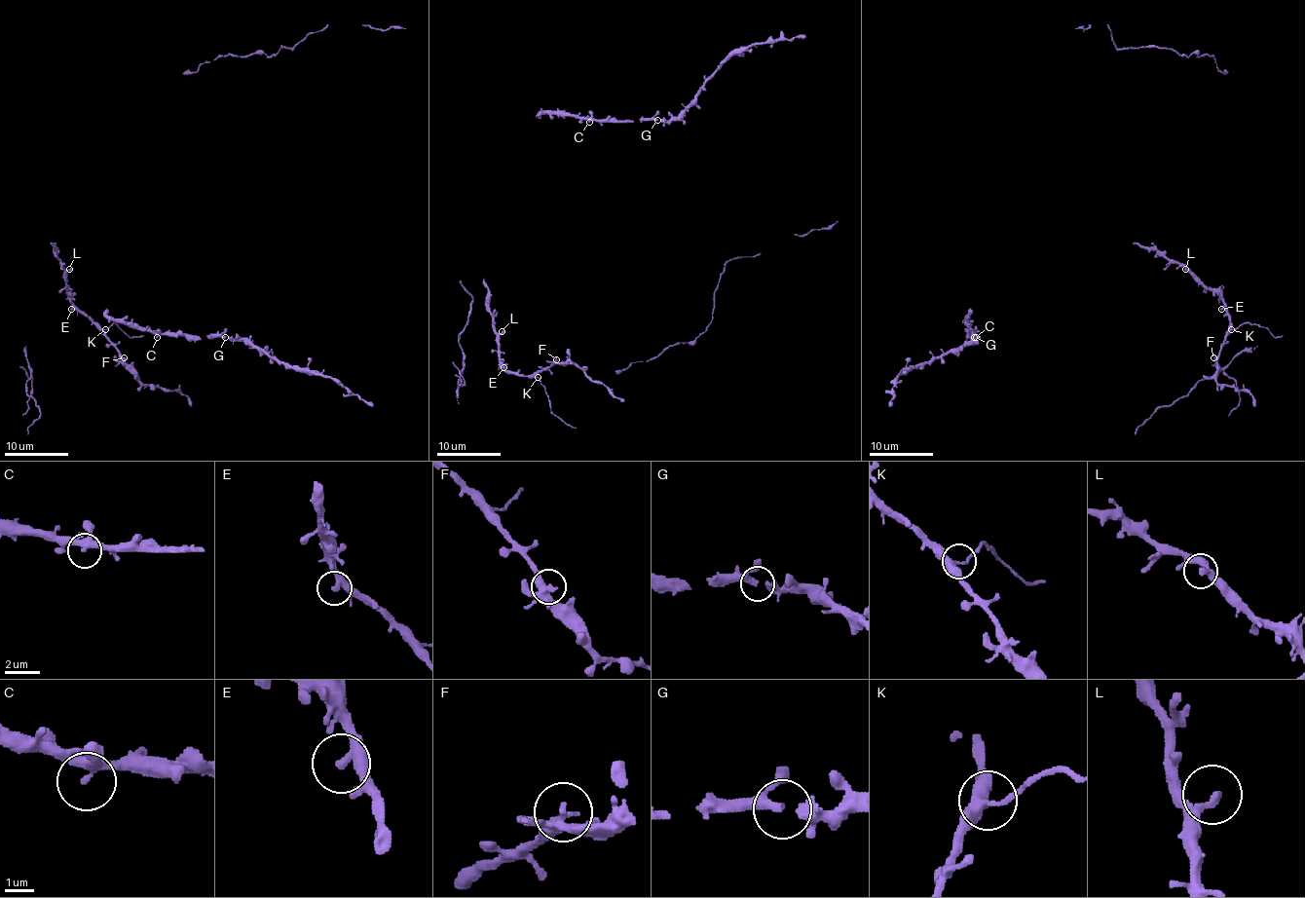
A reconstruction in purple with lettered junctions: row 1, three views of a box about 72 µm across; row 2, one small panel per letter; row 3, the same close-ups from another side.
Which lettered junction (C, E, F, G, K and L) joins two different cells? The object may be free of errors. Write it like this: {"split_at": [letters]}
{"split_at": ["K"]}

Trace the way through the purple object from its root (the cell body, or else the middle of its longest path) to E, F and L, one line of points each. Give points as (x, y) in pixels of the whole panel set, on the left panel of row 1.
E: (51, 243), (63, 269), (71, 309)
F: (51, 243), (60, 259), (69, 299), (124, 357)
L: (51, 243), (60, 263), (69, 269)

